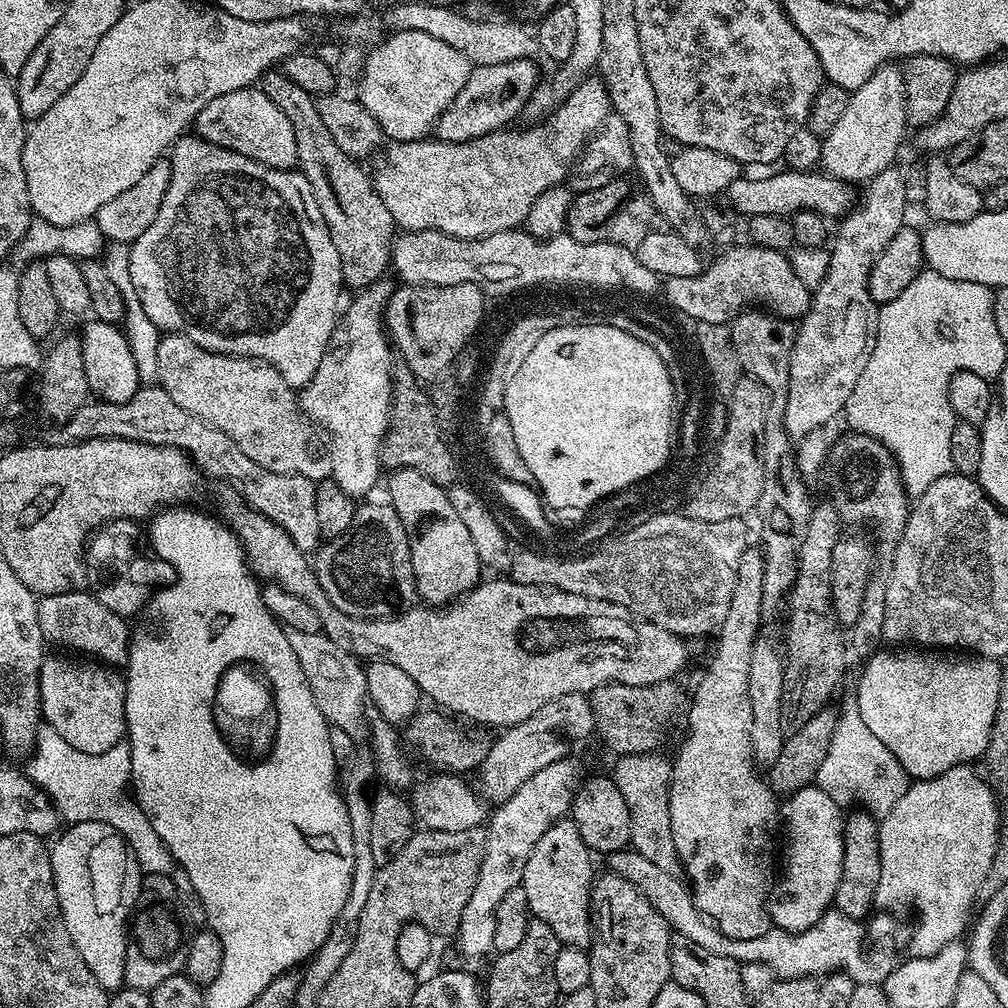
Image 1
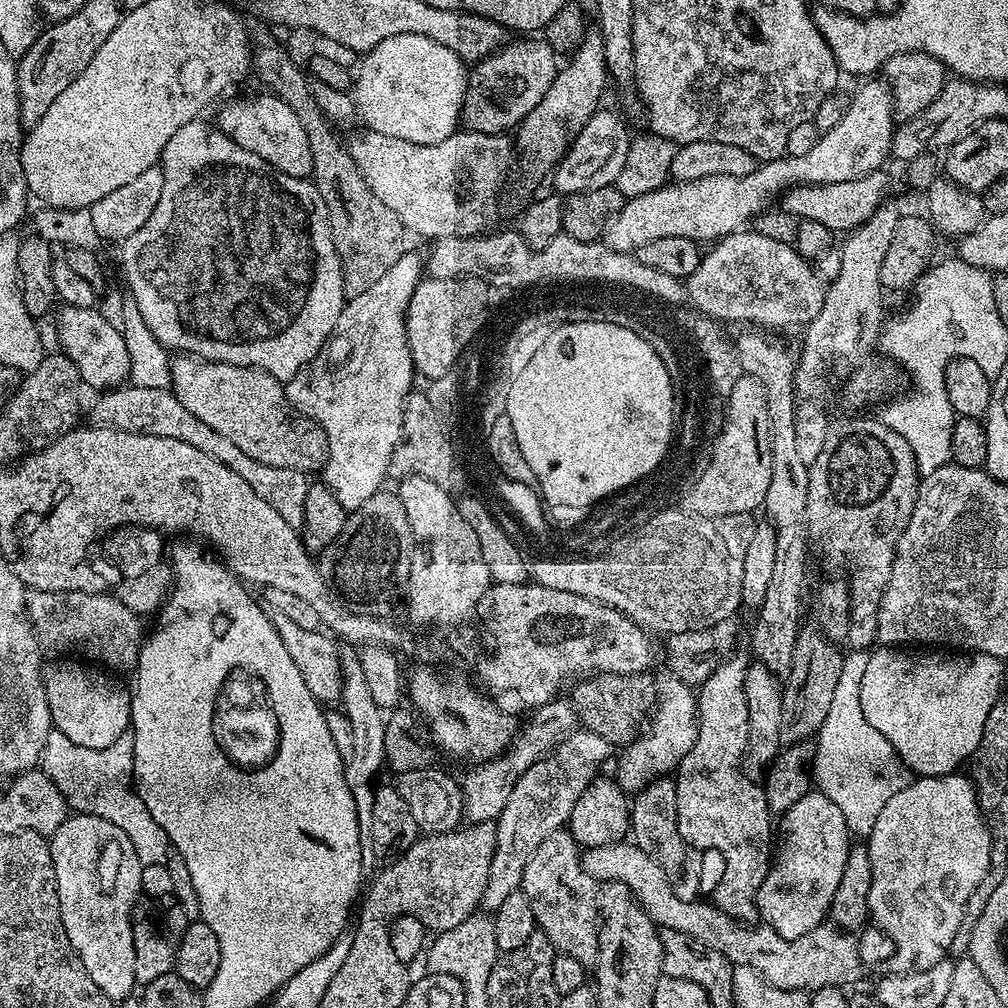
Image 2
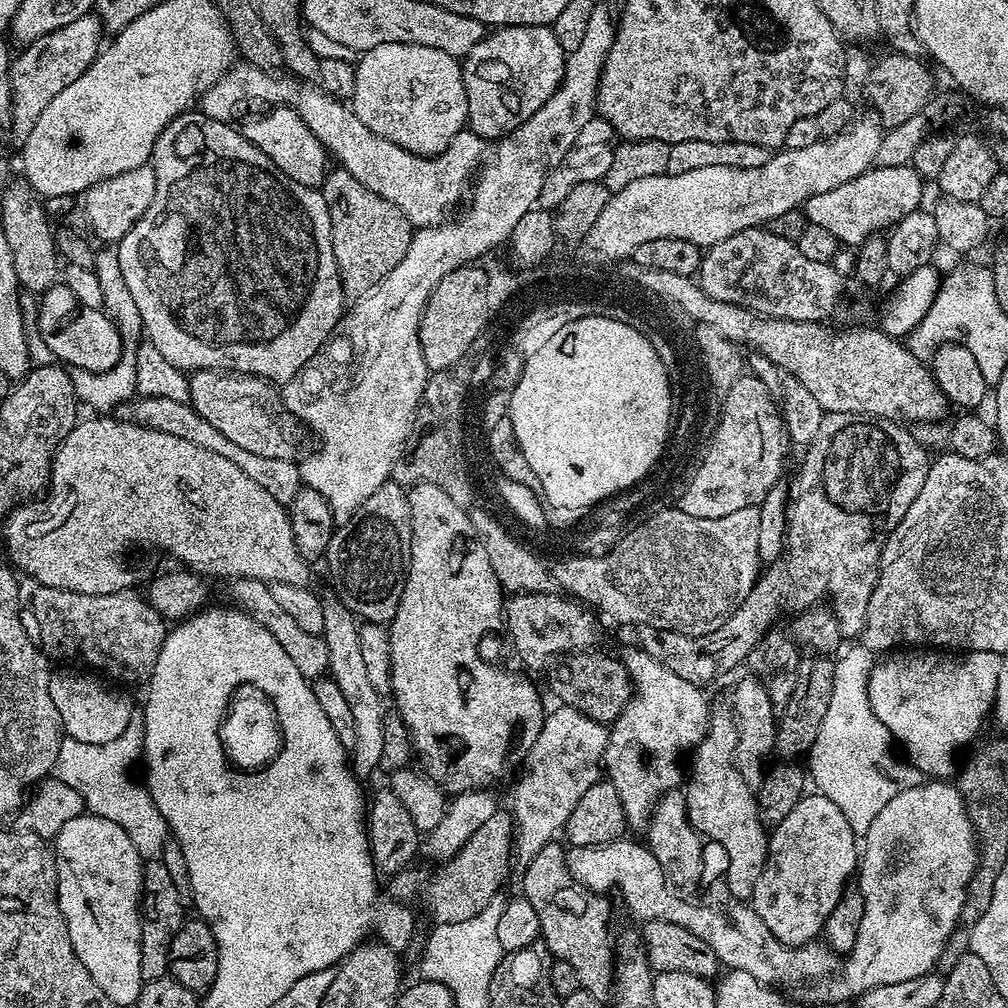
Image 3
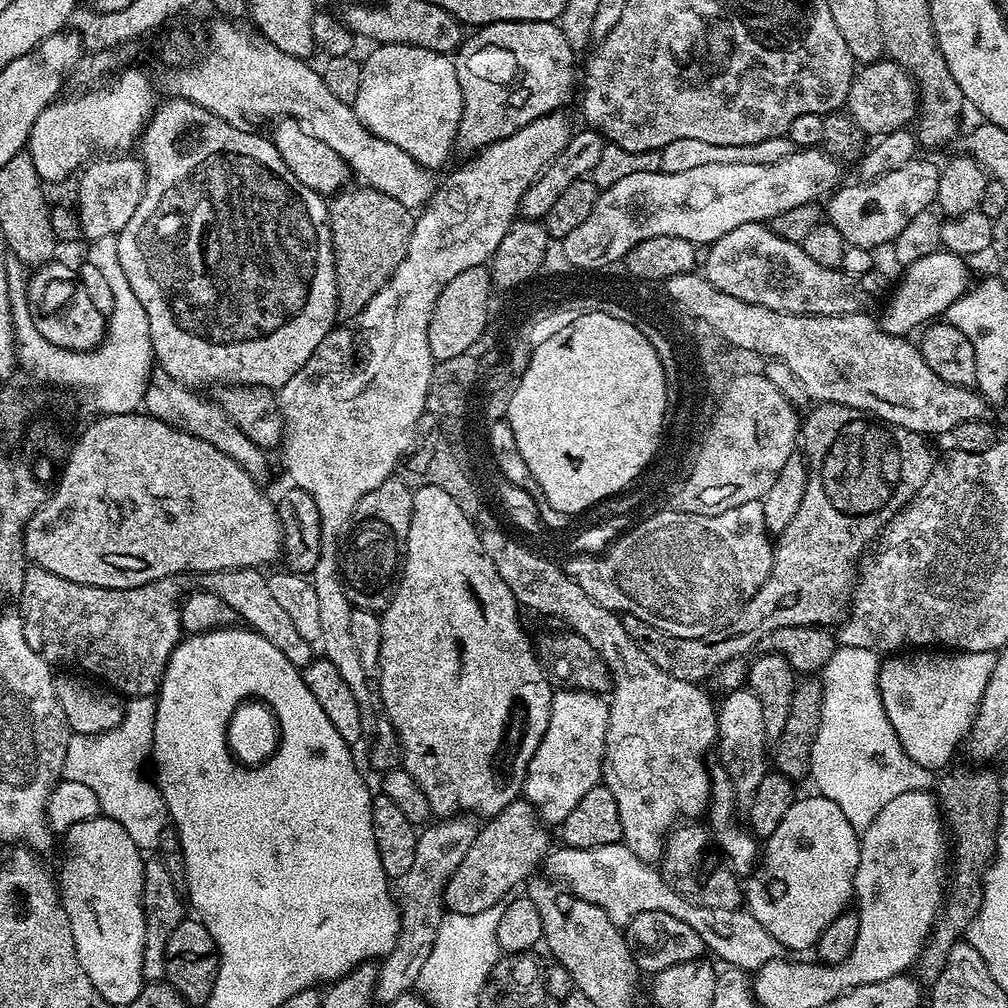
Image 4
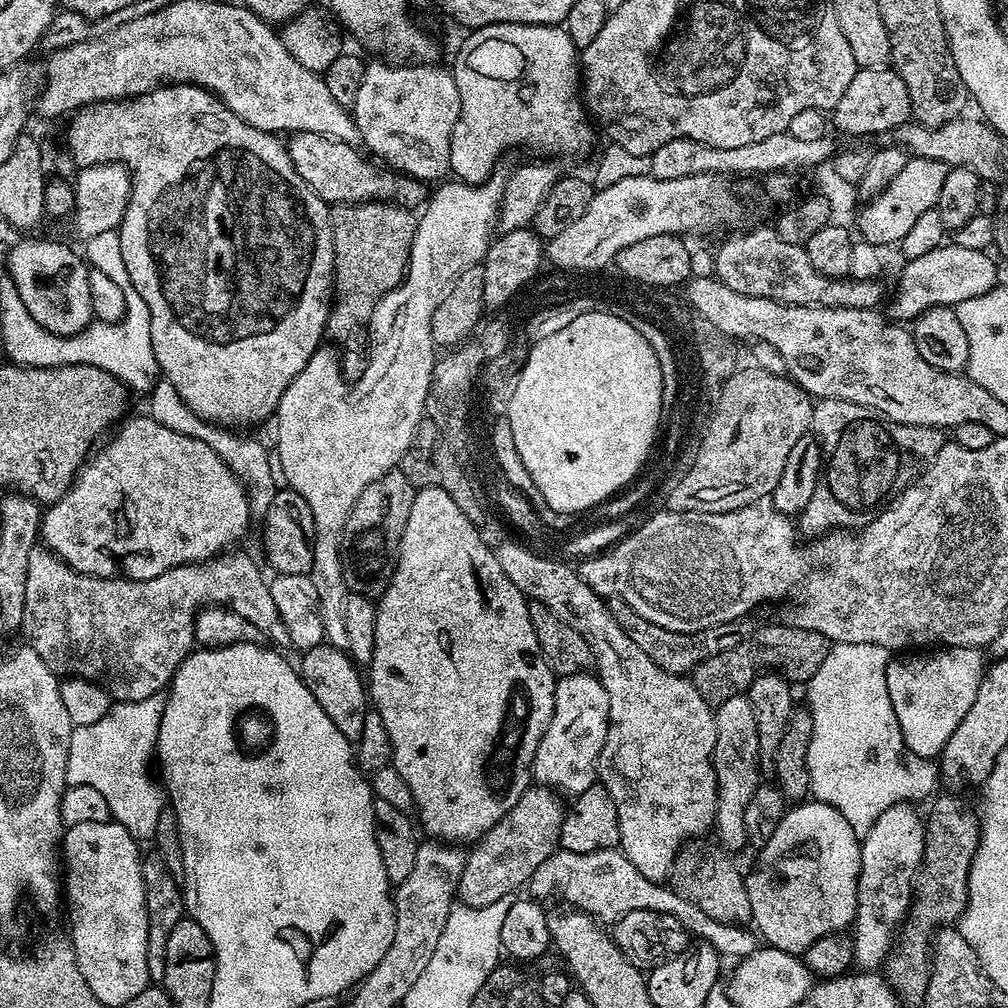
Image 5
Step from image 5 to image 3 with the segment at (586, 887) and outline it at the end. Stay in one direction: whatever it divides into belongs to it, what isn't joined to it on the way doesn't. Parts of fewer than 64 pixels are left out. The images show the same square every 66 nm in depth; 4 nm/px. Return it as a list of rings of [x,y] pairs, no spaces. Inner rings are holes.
[[[621,838],[614,842],[606,842],[602,846],[569,847],[566,855],[570,874],[574,874],[578,883],[585,884],[592,892],[608,894],[611,893],[611,888],[616,888],[617,894],[624,899],[629,914],[637,916],[640,922],[665,920],[666,922],[674,922],[678,926],[686,926],[686,930],[690,930],[690,934],[698,934],[698,938],[702,938],[702,942],[706,942],[706,946],[710,946],[710,950],[714,950],[714,954],[720,959],[720,963],[725,969],[746,970],[746,974],[758,978],[758,982],[763,984],[781,986],[780,984],[801,983],[800,985],[803,985],[805,982],[822,980],[837,971],[838,954],[834,950],[830,950],[827,944],[815,939],[811,940],[809,944],[792,948],[788,944],[778,942],[778,938],[774,938],[774,934],[770,934],[766,922],[762,922],[762,918],[758,918],[756,911],[747,903],[732,902],[724,908],[729,907],[725,912],[719,912],[722,911],[719,907],[709,906],[704,902],[696,904],[697,902],[692,900],[683,900],[670,894],[668,883],[662,874],[662,866],[658,866],[658,858],[654,858],[652,851],[641,841],[639,844],[636,840],[628,839]]]

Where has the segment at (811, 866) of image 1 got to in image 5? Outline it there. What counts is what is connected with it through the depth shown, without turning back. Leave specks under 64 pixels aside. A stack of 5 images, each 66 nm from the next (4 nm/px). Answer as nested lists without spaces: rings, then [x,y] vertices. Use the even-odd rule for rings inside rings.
[[[818,799],[797,803],[785,811],[778,830],[759,849],[756,865],[744,877],[750,896],[751,923],[767,947],[802,954],[818,938],[853,927],[861,843],[861,837],[850,830],[850,822],[834,806]]]

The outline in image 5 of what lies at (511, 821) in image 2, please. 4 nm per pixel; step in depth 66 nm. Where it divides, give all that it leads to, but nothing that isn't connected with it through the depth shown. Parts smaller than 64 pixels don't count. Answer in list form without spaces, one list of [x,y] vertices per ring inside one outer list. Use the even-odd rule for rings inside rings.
[[[585,670],[559,677],[554,690],[554,714],[534,754],[533,781],[539,787],[550,788],[568,798],[582,794],[582,790],[597,783],[596,763],[606,742],[609,714],[610,698],[599,675]]]

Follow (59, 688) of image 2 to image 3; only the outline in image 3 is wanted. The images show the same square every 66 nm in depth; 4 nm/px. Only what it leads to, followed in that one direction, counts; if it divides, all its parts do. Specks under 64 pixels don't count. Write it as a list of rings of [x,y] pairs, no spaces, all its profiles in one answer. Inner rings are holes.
[[[76,670],[53,671],[49,675],[50,698],[58,709],[63,733],[72,740],[101,744],[112,740],[129,725],[136,708],[124,692],[112,688],[96,677]]]

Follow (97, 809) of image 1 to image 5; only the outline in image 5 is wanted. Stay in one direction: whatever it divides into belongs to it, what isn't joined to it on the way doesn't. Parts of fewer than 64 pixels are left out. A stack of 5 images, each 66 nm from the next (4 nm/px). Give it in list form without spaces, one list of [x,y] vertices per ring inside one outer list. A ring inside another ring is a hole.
[[[163,695],[126,700],[111,705],[107,714],[98,722],[73,727],[70,734],[70,754],[66,762],[66,781],[71,786],[94,786],[106,798],[110,817],[120,824],[137,842],[151,841],[158,830],[158,818],[166,811],[166,793],[159,783],[152,781],[148,763],[153,763],[158,742],[158,726],[162,722]]]

